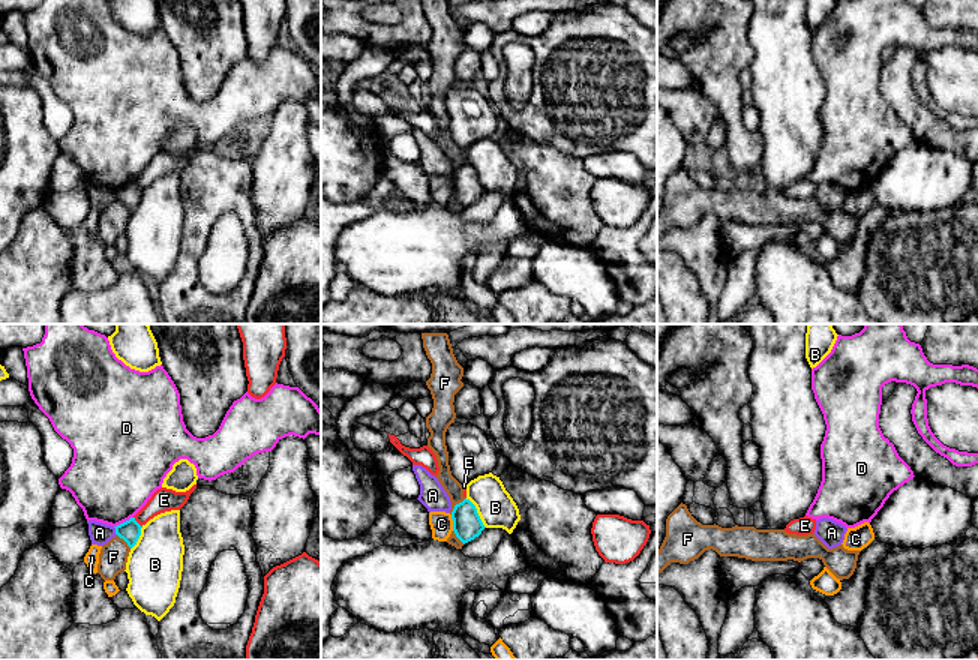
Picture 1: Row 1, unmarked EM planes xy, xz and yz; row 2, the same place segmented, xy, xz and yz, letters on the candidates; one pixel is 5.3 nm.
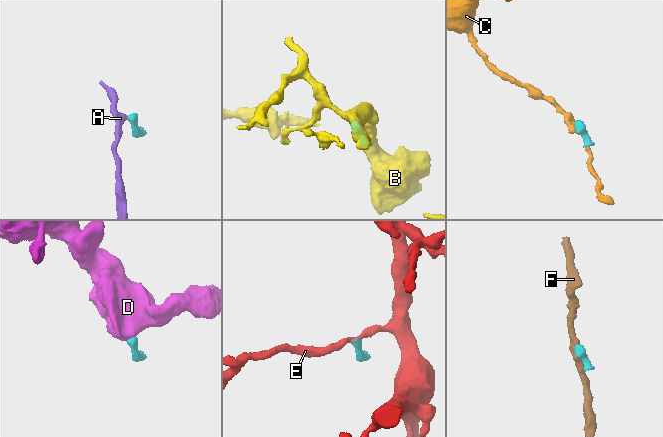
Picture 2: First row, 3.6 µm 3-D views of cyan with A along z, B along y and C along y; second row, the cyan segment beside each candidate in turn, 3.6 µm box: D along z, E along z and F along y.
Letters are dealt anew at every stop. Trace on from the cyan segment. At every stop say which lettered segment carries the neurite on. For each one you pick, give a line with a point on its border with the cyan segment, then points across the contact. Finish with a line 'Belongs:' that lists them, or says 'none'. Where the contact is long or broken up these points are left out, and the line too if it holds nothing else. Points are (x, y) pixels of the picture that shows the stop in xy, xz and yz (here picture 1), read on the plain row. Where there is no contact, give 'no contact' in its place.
Belongs: none

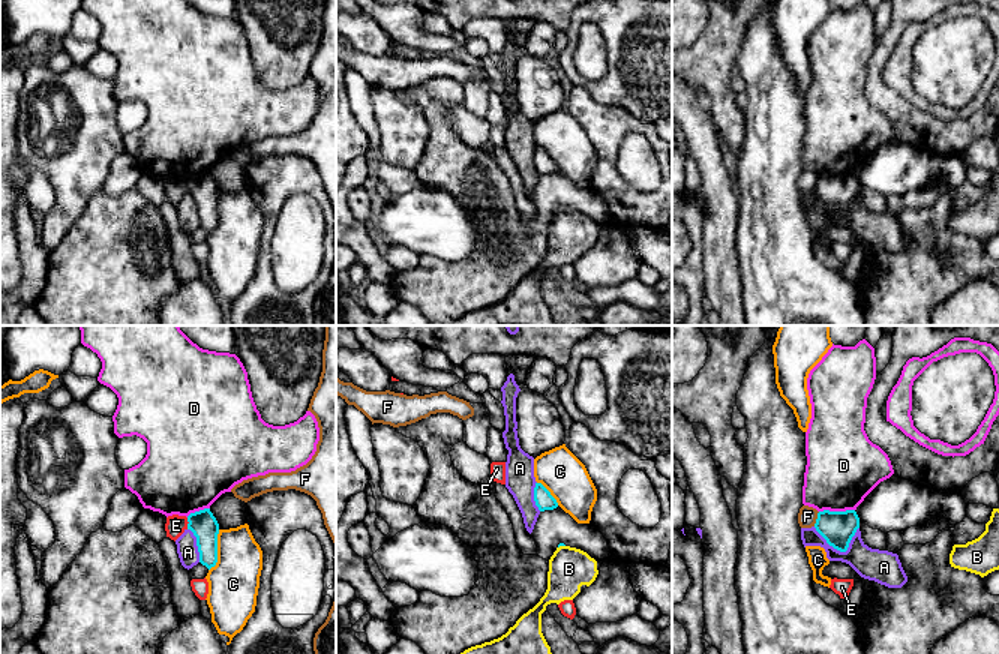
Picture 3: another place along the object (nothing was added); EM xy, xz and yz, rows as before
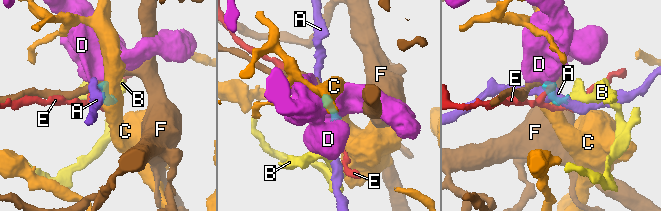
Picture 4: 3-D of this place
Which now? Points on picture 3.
B: contact xz (561, 209); way xz (560, 207), (561, 209), (569, 233)
Belongs: B

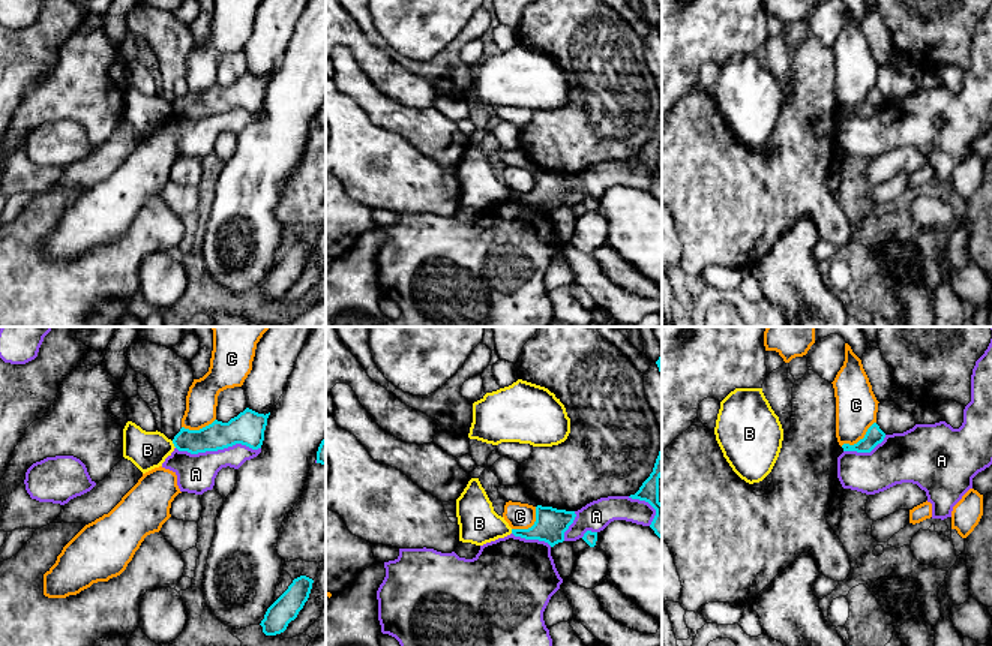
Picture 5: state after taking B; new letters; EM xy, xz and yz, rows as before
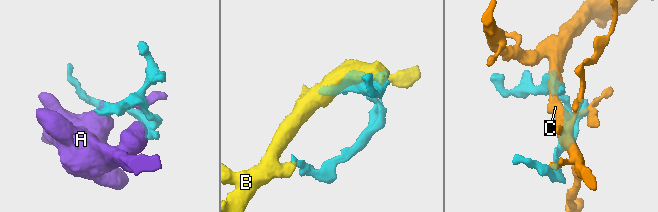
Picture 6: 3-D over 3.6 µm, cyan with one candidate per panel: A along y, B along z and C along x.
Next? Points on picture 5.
Belongs: none

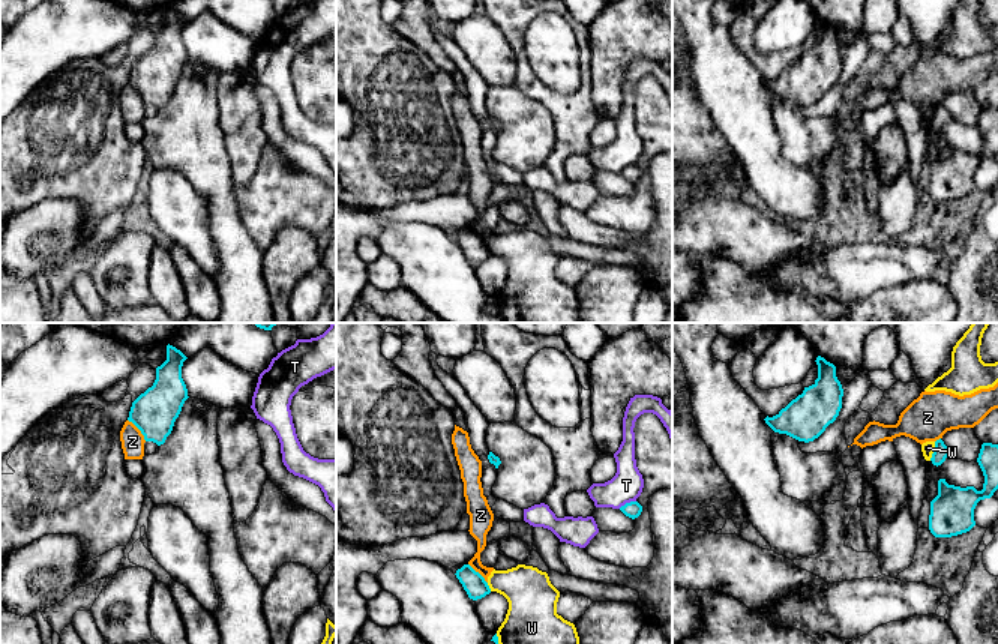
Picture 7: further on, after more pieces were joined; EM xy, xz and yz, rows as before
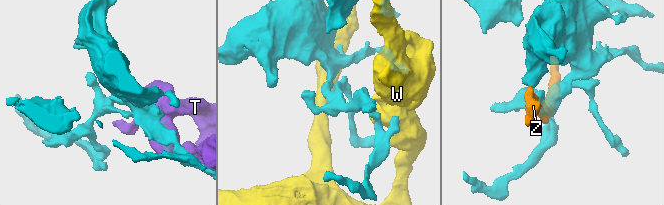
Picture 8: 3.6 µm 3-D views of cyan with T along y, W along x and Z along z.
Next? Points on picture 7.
Belongs: none

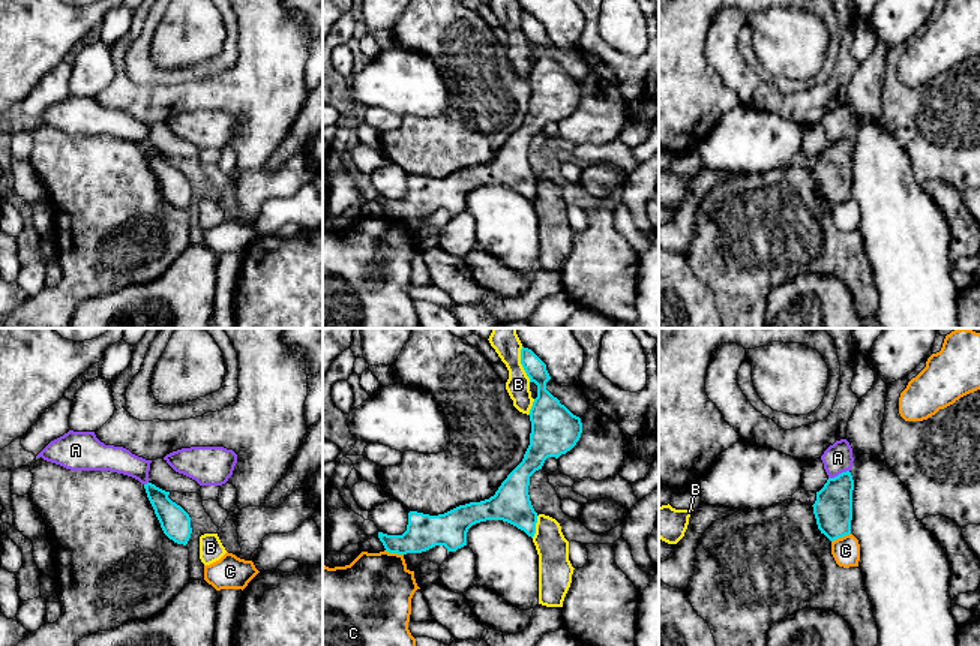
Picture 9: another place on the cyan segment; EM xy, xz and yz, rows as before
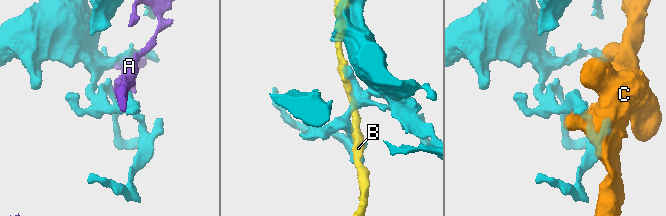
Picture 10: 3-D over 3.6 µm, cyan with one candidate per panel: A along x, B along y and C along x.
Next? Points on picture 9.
Belongs: none

